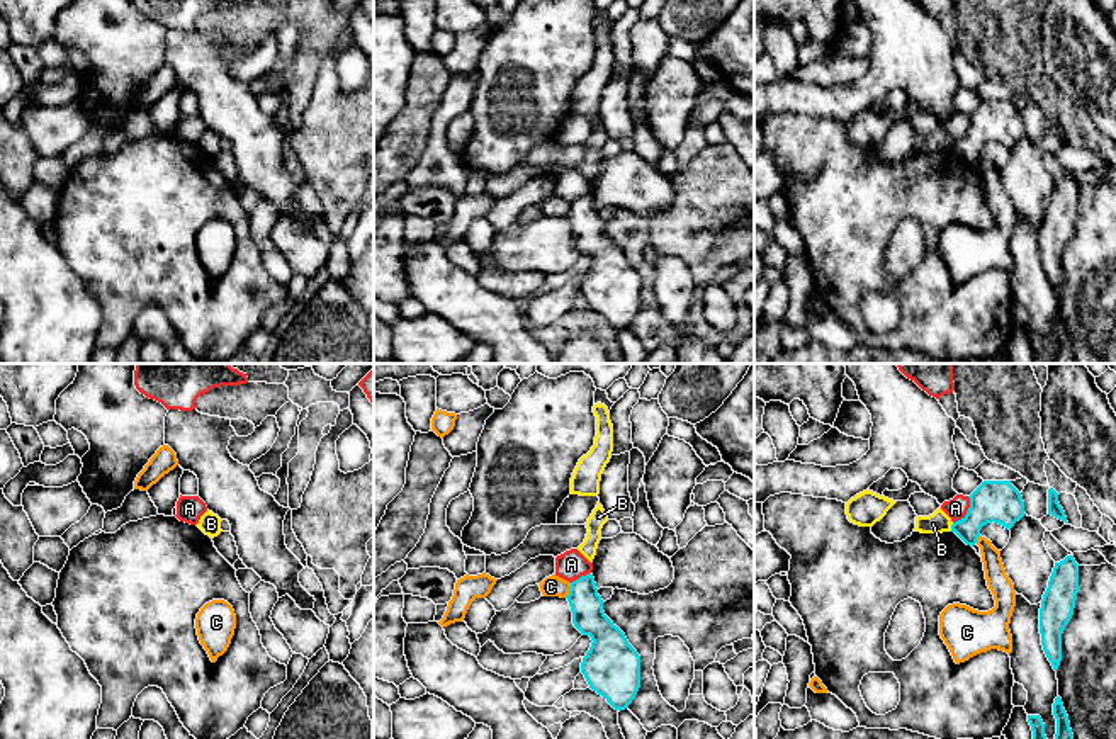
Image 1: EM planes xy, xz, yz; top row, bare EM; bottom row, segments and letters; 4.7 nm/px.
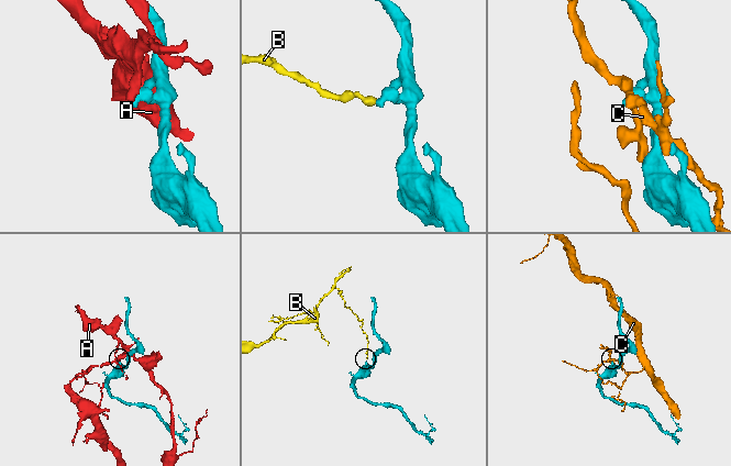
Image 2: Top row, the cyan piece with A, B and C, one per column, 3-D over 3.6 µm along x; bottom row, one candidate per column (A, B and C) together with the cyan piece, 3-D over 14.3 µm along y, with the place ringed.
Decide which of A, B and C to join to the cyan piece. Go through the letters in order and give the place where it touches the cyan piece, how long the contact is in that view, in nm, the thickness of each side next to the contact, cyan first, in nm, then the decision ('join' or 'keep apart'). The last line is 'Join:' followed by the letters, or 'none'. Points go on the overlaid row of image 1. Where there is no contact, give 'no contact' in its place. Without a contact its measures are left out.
A: yz (967, 512) | 150 nm | 200/100 nm | keep apart
B: yz (952, 527) | 40 nm | 200/100 nm | keep apart
C: xz (569, 590) | 80 nm | 160/100 nm | keep apart
Join: none

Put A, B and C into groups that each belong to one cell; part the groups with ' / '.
A / B / C

